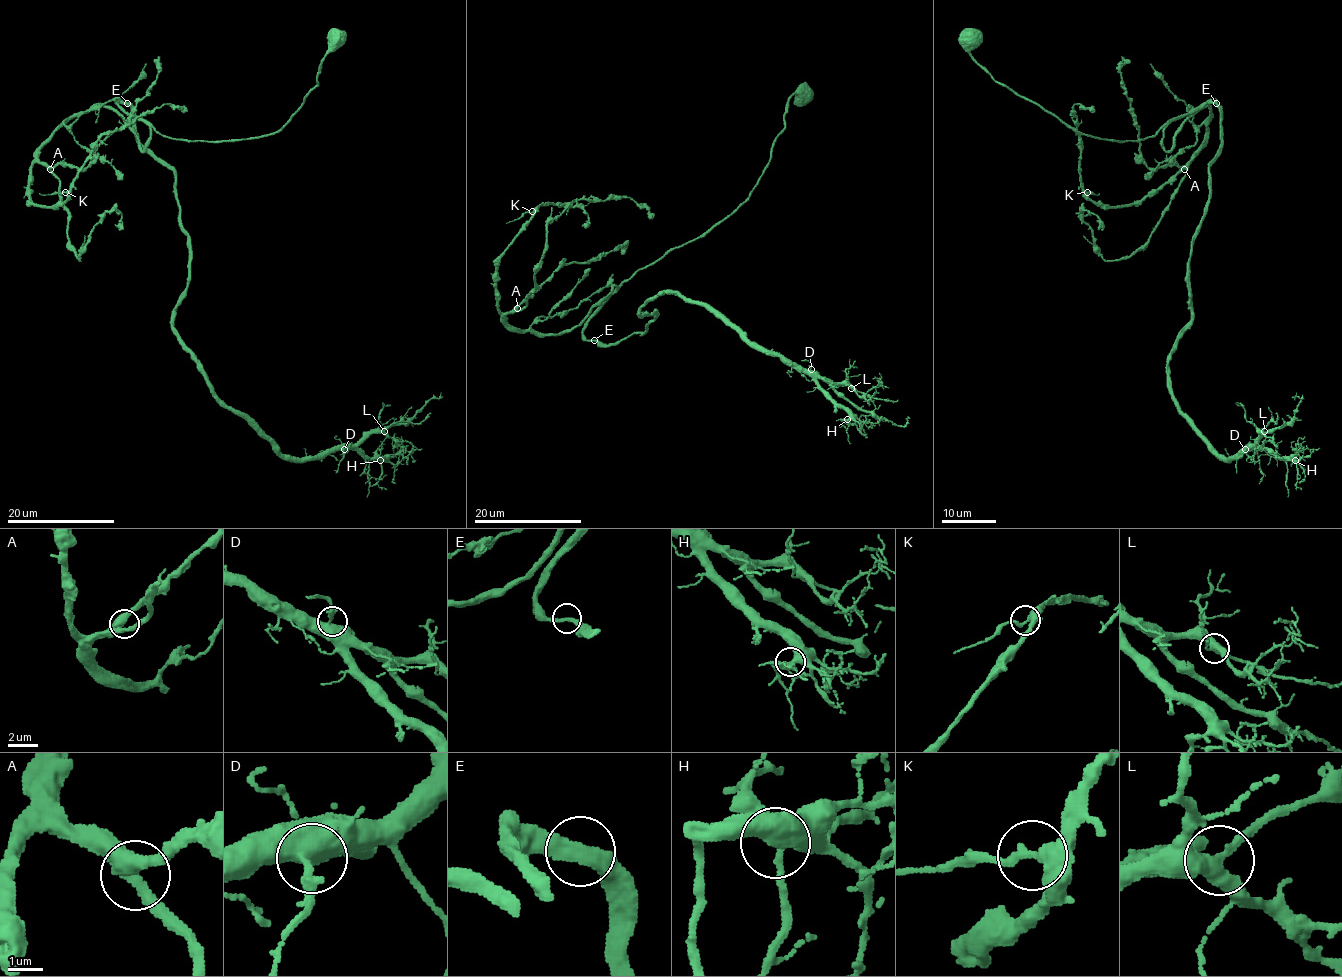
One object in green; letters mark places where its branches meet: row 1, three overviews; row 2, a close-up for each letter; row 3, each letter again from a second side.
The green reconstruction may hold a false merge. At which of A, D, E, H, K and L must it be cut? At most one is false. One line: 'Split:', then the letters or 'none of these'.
Split: none of these

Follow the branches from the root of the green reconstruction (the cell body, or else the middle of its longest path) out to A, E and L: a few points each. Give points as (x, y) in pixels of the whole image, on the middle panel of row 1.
A: (804, 94), (791, 97), (769, 164), (730, 214), (637, 269), (567, 331), (516, 331), (505, 316), (517, 308)
E: (804, 94), (791, 97), (784, 129), (750, 195), (700, 236), (637, 269), (588, 320), (583, 335), (594, 339)
L: (804, 94), (750, 195), (637, 269), (583, 337), (644, 333), (656, 314), (640, 310), (679, 292), (851, 388)

